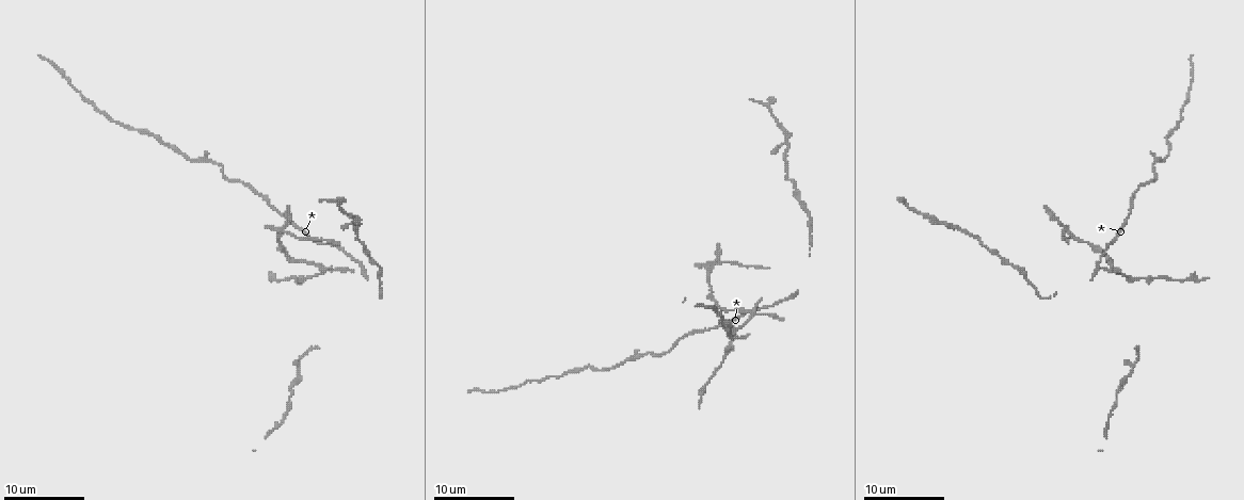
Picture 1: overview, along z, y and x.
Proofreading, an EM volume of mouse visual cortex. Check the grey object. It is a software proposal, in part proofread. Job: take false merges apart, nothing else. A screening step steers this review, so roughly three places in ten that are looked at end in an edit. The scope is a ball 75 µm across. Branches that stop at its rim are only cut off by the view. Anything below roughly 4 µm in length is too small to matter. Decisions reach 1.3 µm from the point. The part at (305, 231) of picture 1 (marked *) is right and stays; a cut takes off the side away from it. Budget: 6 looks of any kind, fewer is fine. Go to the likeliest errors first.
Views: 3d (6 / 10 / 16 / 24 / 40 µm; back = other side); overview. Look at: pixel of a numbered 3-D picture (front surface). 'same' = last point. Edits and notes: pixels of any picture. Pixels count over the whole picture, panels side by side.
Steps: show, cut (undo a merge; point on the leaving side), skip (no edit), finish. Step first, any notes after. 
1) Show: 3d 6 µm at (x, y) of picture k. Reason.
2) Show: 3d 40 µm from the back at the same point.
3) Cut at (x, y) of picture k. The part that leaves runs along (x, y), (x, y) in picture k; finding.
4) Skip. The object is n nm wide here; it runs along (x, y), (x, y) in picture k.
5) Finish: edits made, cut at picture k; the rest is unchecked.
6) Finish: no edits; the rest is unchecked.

Show: 3d 10 µm at (1065, 228) of picture 1. Four arms meet.

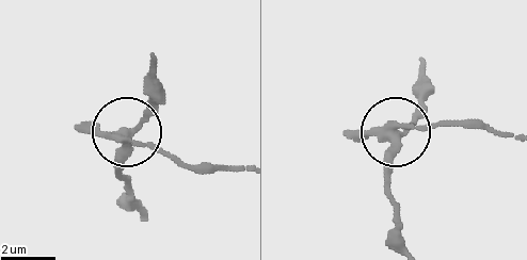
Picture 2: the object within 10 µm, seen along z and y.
Cut at (150, 145) of picture 2. 4 arms meet here; a second neuron is stuck on.

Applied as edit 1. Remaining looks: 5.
Show: overview.

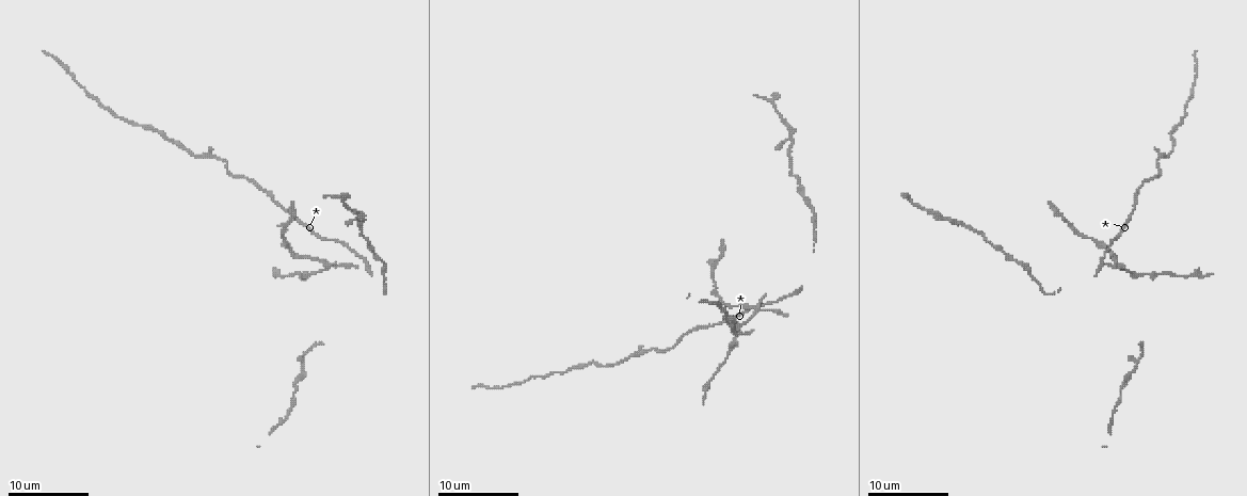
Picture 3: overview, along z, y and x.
Show: 3d 16 µm at (944, 217) of picture 3. Three-way junction.

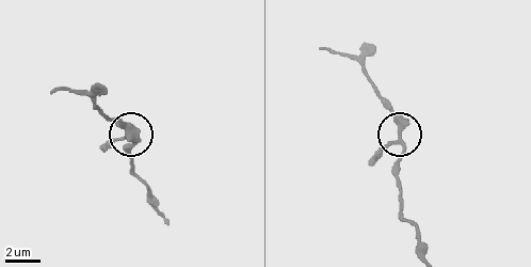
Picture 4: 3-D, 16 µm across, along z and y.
Skip. 3 arms meet here; it runs along (428, 250), (402, 210), (402, 142), (386, 100) in picture 4; one neuron here.

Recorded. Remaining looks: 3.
Show: 3d 10 µm at (990, 243) of picture 3. Calibre changes.

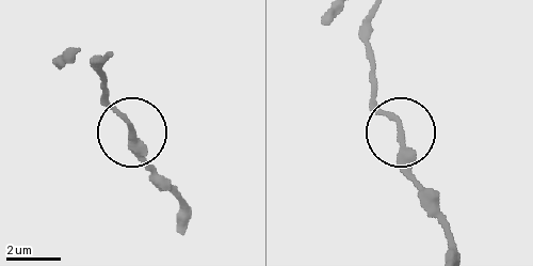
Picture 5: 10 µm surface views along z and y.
Skip. One neuron here.

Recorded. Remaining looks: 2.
Finish: edits made, cut at picture 2; the rest is unchecked.

